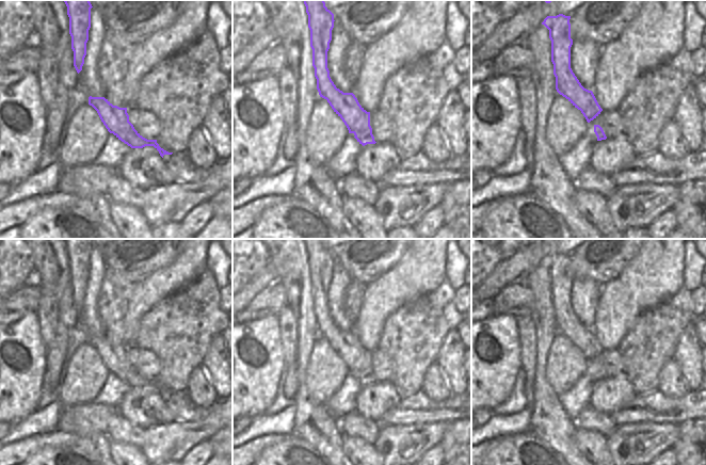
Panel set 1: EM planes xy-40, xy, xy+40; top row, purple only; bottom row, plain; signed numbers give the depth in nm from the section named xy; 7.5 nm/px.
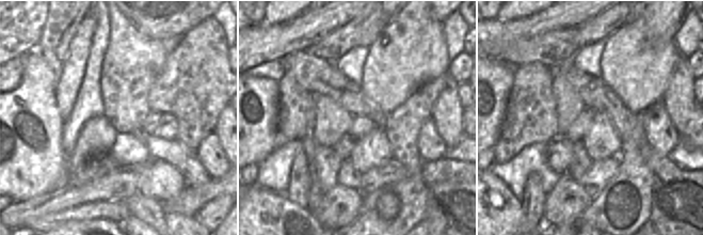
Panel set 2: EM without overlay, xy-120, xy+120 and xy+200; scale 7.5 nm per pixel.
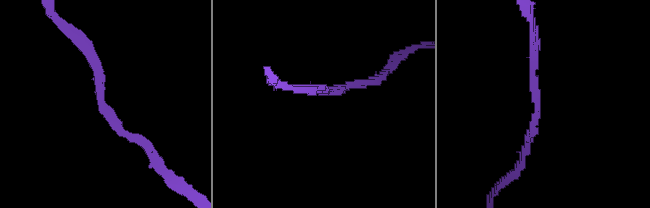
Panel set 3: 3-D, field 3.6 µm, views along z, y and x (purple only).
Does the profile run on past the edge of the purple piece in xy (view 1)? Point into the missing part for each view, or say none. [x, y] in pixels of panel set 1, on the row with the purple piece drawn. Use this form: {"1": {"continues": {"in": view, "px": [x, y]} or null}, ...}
{"1": {"continues": null}}

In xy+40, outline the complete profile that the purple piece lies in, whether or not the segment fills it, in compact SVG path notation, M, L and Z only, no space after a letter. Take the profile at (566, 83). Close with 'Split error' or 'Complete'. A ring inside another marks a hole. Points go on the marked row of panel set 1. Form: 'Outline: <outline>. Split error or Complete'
Outline: M547 16L542 25L549 30L551 62L556 77L556 90L575 108L581 111L587 122L596 118L603 109L592 91L584 89L571 68L571 16Z. Complete

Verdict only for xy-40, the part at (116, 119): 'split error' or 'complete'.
complete

